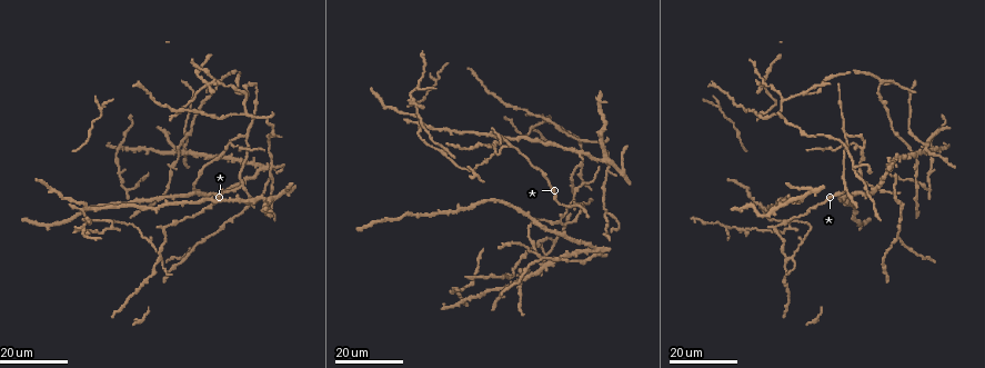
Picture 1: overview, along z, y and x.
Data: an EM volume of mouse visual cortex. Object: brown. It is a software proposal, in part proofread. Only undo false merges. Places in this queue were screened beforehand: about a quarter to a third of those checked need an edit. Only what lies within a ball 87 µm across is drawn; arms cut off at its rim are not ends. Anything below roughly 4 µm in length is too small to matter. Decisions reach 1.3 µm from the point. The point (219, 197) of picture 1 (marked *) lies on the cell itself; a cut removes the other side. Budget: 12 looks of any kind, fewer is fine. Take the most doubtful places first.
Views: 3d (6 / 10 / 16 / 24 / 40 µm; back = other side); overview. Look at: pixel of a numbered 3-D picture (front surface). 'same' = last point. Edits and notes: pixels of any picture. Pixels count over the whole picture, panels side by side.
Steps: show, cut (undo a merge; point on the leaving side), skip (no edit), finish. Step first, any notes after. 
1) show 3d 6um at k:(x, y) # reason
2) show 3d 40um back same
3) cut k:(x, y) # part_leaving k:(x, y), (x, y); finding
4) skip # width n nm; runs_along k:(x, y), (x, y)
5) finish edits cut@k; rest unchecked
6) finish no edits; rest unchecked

show 3d 16um at 1:(541, 120) # four or more arms meet

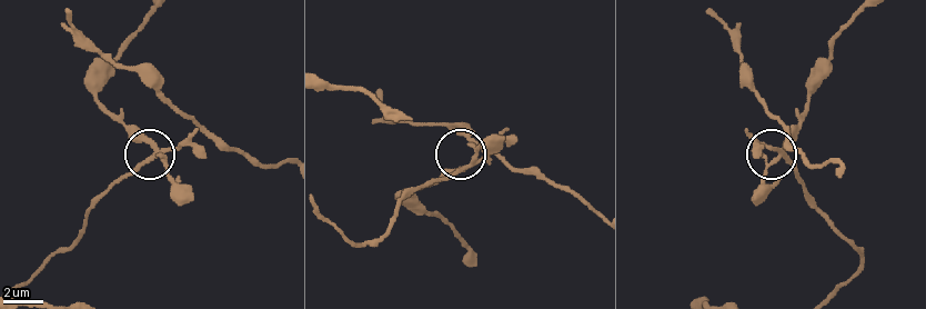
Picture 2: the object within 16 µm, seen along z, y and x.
show 3d 10um at 2:(785, 153)

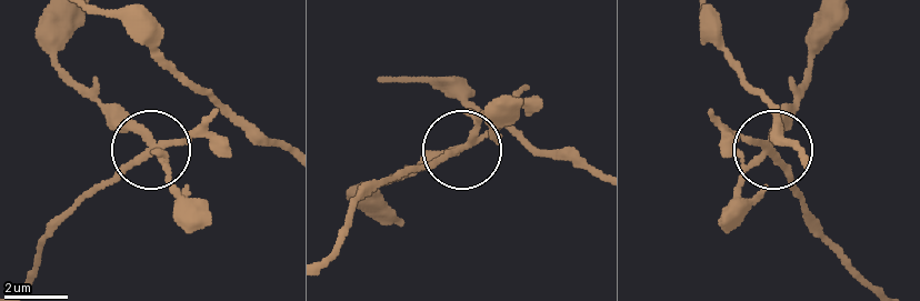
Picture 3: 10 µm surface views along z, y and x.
cut 3:(119, 177) # part_leaving 3:(464, 149), (372, 189), (332, 252); two cells meet here

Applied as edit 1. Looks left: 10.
show overview # redraw

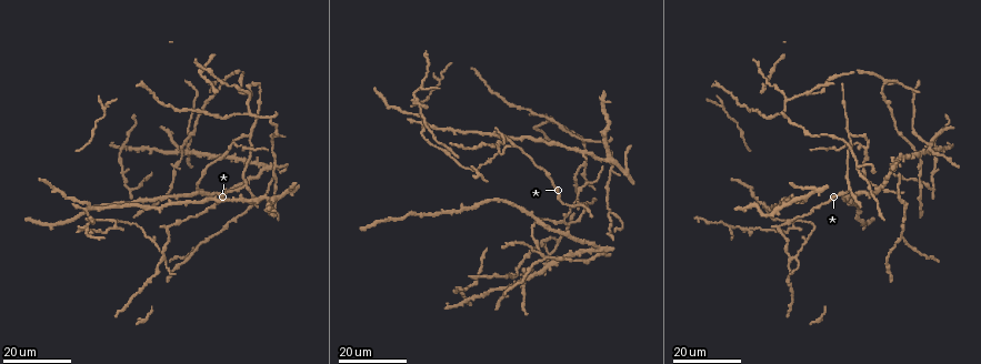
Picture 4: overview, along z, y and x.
show 3d 24um at 4:(934, 144) # three arms meet

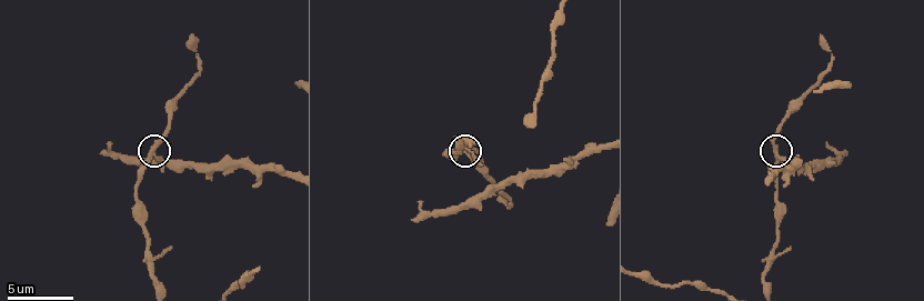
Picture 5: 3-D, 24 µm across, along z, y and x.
show 3d 6um at 5:(778, 154)

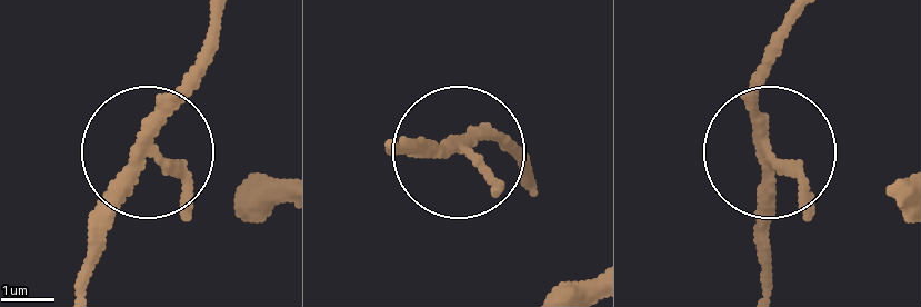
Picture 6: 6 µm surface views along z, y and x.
skip # arms 3; runs_along 6:(892, 197), (803, 184), (768, 158), (750, 91), (763, 56); all the same cell

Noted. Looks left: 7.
show 3d 24um at 4:(250, 115) # arms part here

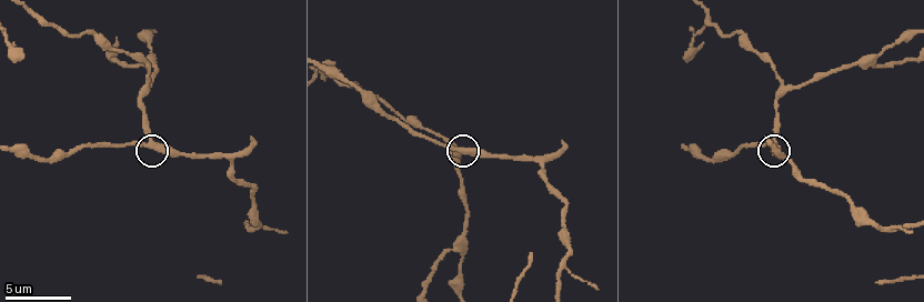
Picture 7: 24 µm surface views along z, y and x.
show 3d 6um at 7:(145, 145)

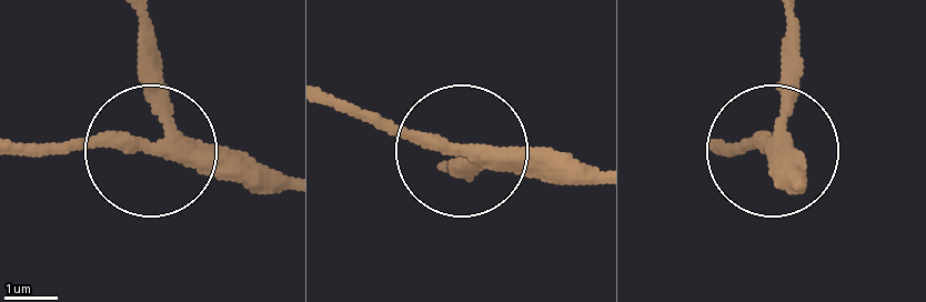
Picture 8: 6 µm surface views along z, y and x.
show 3d 6um back at 8:(138, 145) # other side

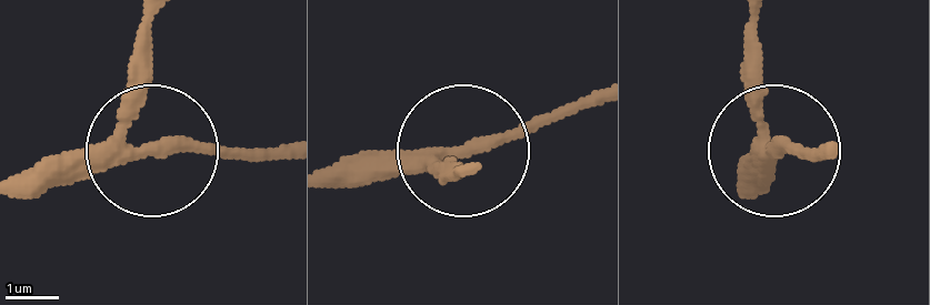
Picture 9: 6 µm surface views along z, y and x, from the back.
skip # width 260 nm; all the same cell

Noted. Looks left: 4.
show 3d 16um at 4:(794, 260) # branch point

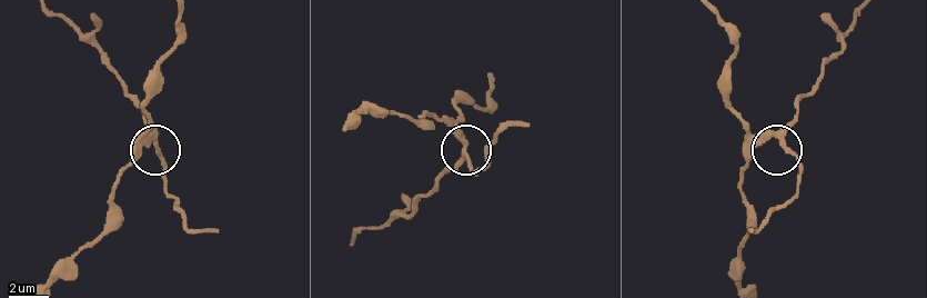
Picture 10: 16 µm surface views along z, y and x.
show 3d 6um at 10:(464, 154) # closer look

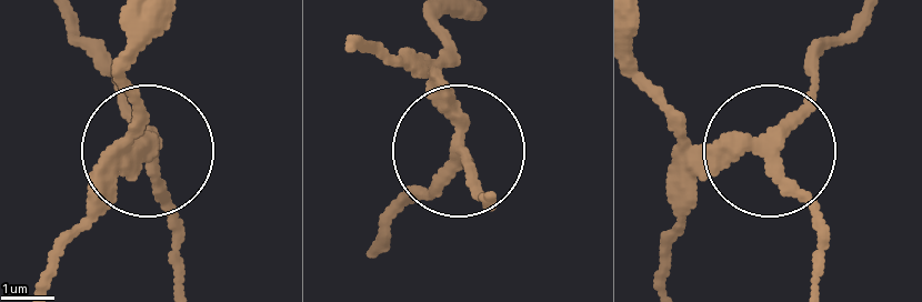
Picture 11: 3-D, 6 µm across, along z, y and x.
skip # width 240 nm; runs_along 11:(441, 16), (450, 126), (489, 205); continuous, no second cell

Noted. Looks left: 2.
show 3d 24um at 4:(866, 148) # three arms meet

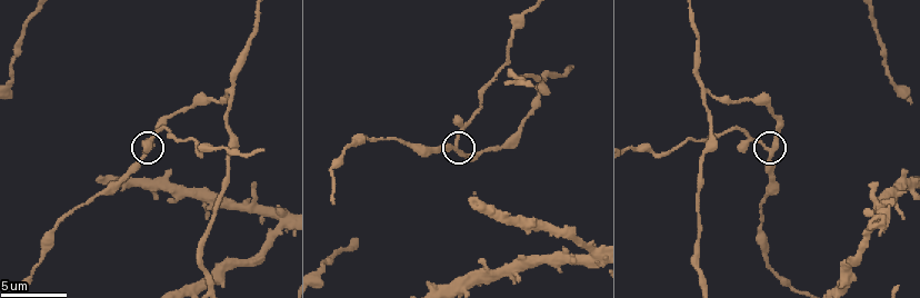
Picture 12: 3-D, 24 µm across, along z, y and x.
show 3d 6um at 12:(456, 143) # zoom in

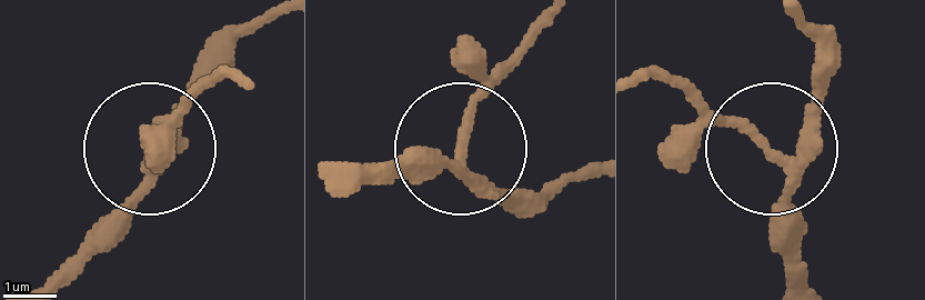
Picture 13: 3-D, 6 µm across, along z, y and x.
skip # all the same cell

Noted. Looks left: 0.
finish edits cut@3; rest unchecked

